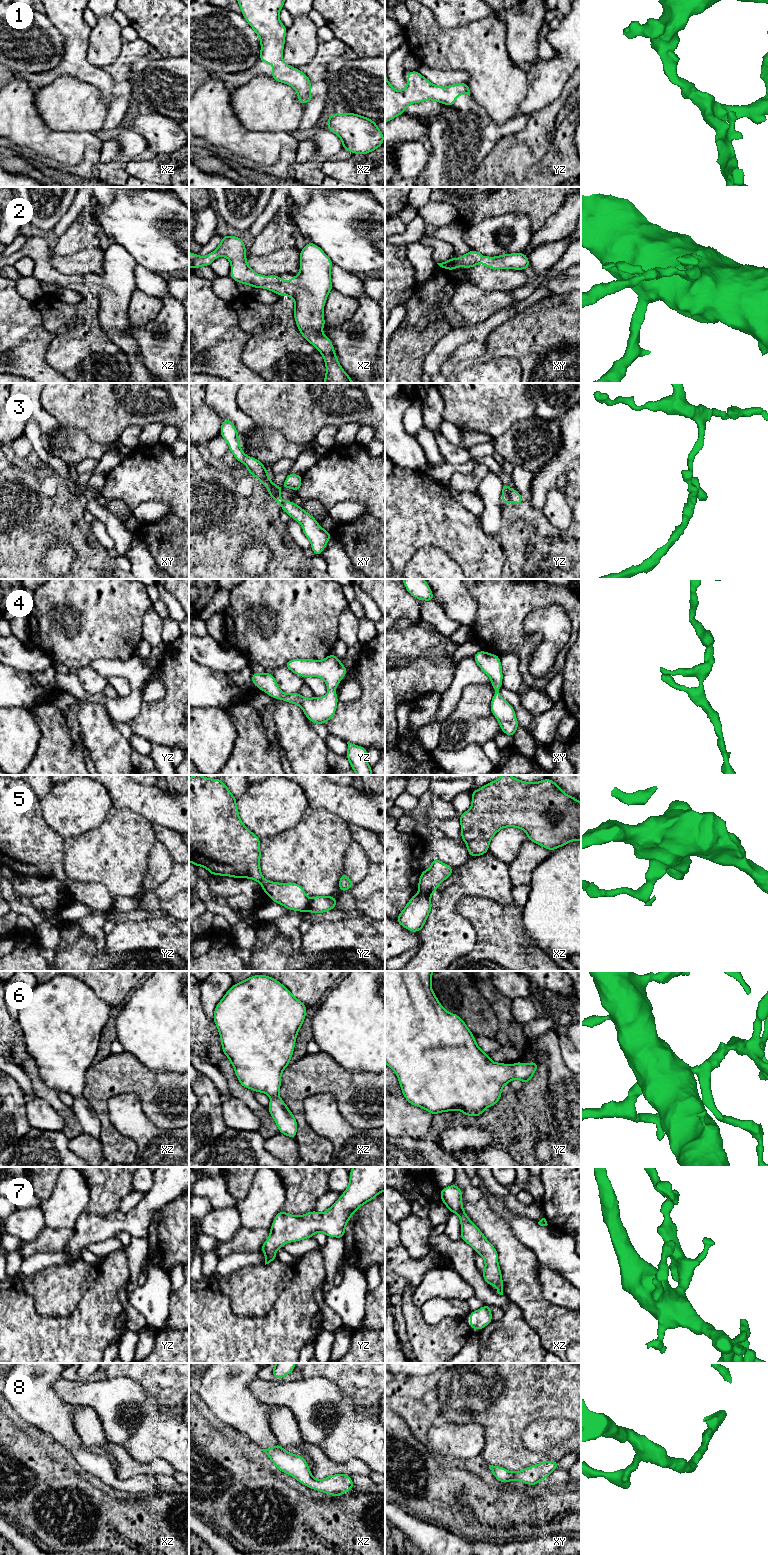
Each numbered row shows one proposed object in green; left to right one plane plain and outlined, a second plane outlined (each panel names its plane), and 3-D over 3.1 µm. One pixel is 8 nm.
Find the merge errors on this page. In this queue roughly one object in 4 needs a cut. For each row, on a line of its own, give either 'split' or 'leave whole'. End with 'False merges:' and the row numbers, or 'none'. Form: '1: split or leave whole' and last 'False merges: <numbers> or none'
1: leave whole
2: leave whole
3: split
4: leave whole
5: split
6: leave whole
7: leave whole
8: leave whole
False merges: 3, 5

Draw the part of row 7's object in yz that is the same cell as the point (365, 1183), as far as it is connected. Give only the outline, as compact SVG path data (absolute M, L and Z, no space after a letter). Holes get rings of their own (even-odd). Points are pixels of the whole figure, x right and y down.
M353 1167L350 1171L350 1181L341 1197L325 1212L315 1210L301 1216L291 1215L280 1211L272 1223L270 1236L259 1250L265 1252L265 1265L277 1260L275 1252L288 1242L296 1242L313 1237L316 1232L325 1233L329 1237L342 1238L348 1220L365 1203L385 1191L385 1167Z

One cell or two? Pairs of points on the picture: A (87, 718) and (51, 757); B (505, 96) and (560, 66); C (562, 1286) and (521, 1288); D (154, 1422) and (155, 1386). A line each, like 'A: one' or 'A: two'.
A: two
B: two
C: two
D: two

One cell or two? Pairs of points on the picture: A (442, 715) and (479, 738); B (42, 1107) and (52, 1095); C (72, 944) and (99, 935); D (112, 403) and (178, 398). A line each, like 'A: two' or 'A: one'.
A: two
B: two
C: two
D: one

